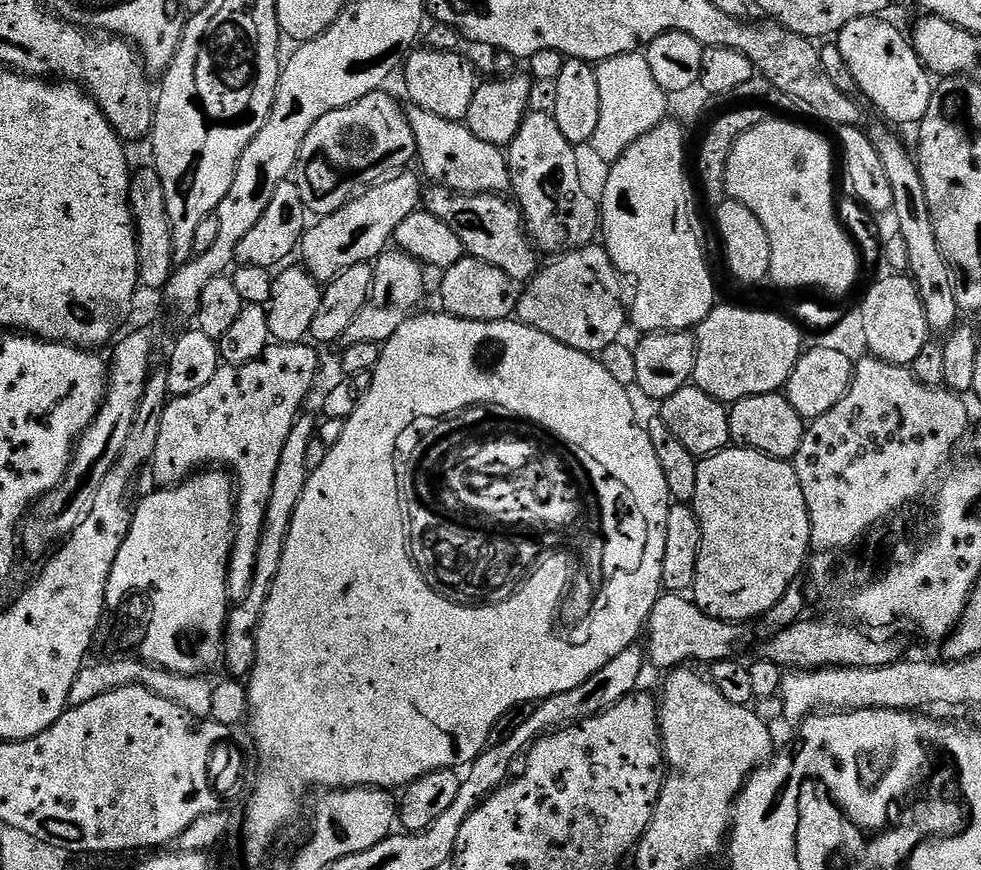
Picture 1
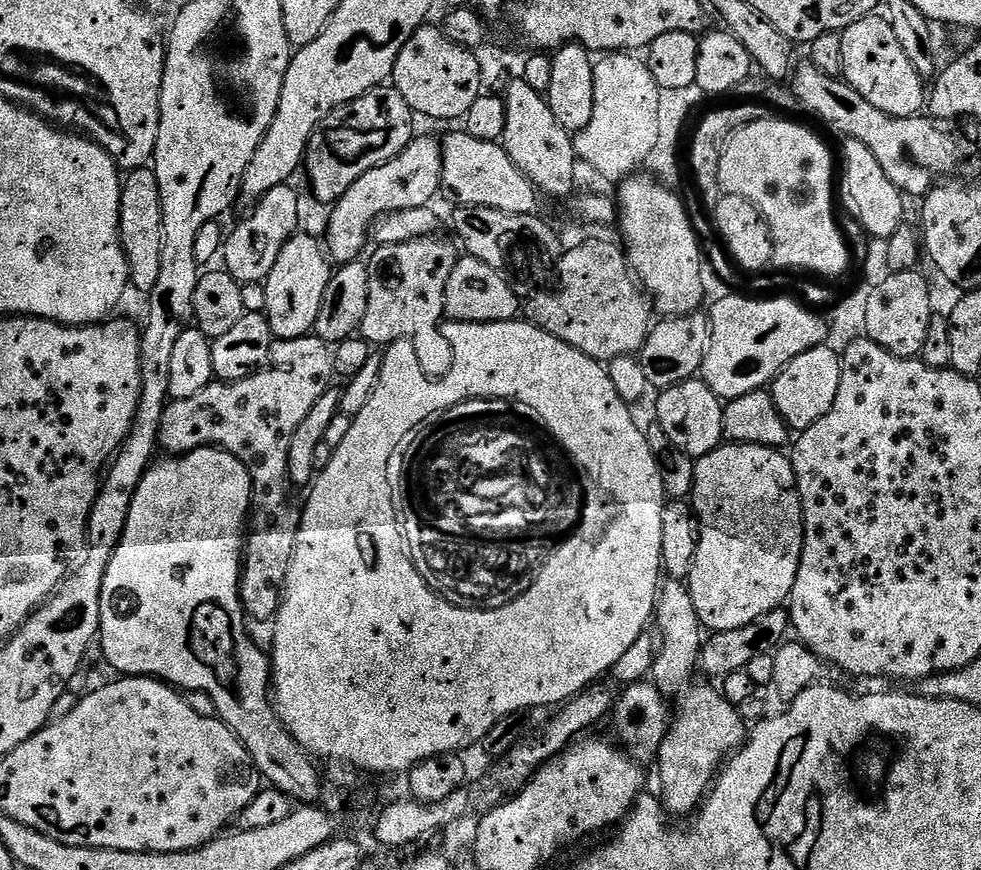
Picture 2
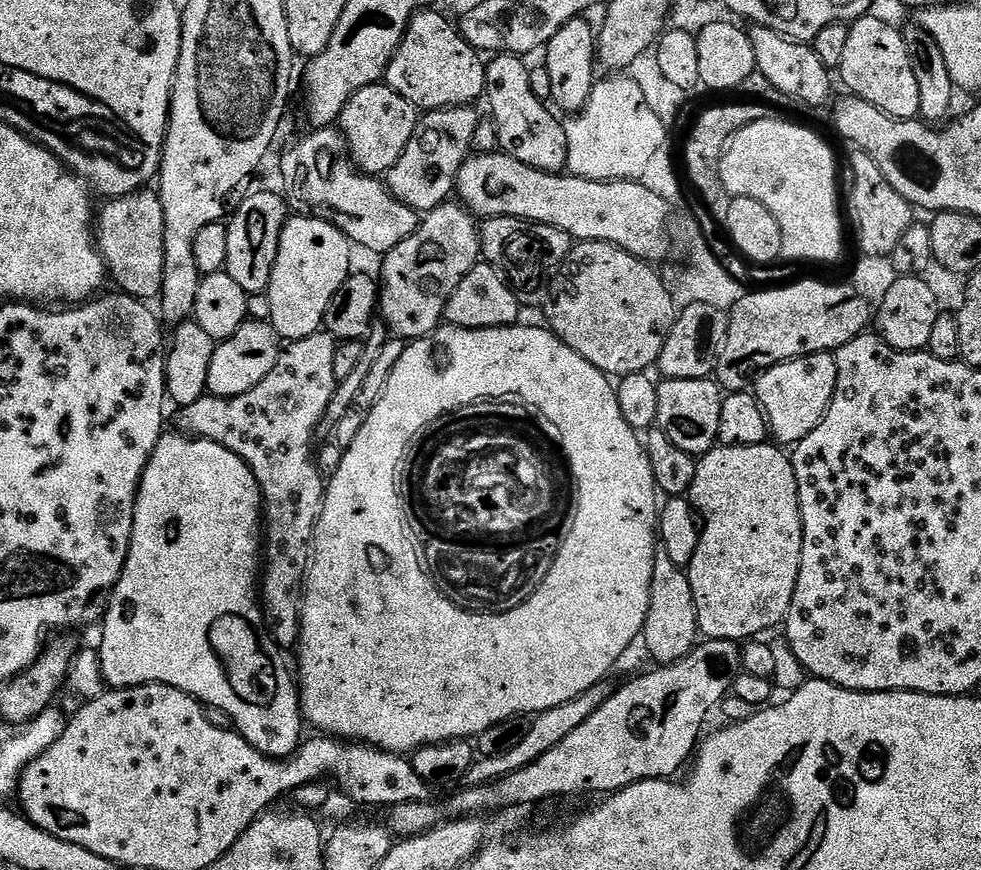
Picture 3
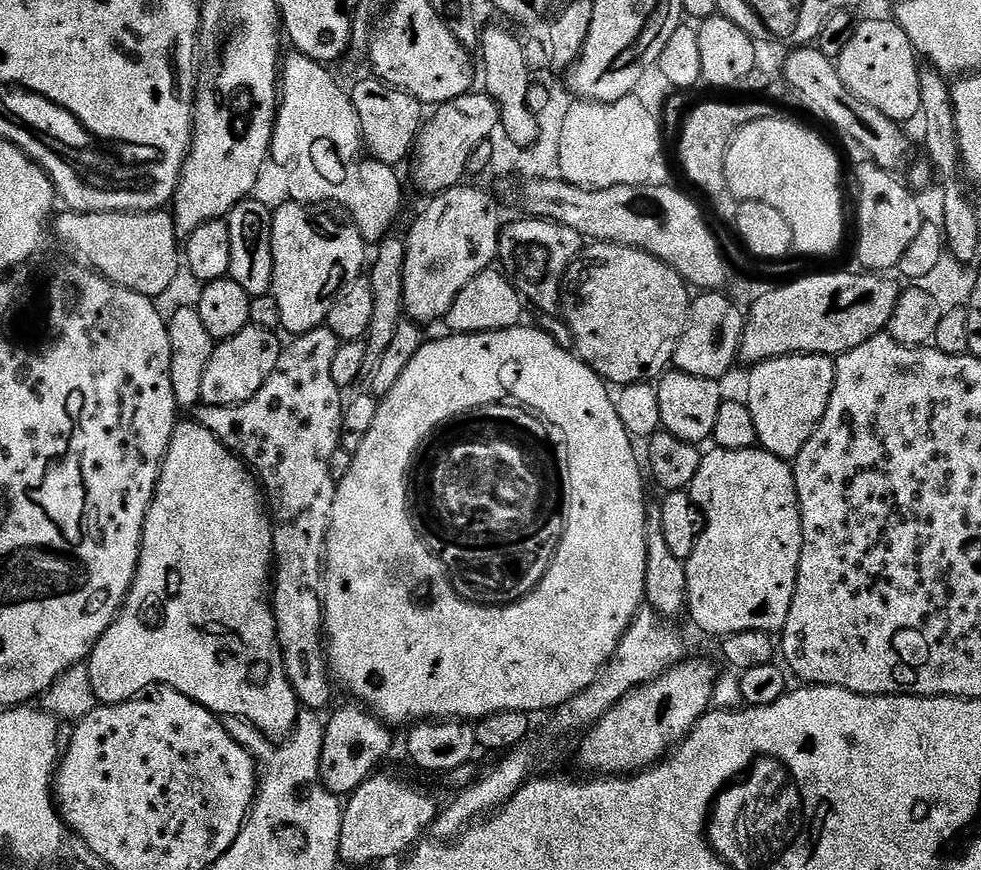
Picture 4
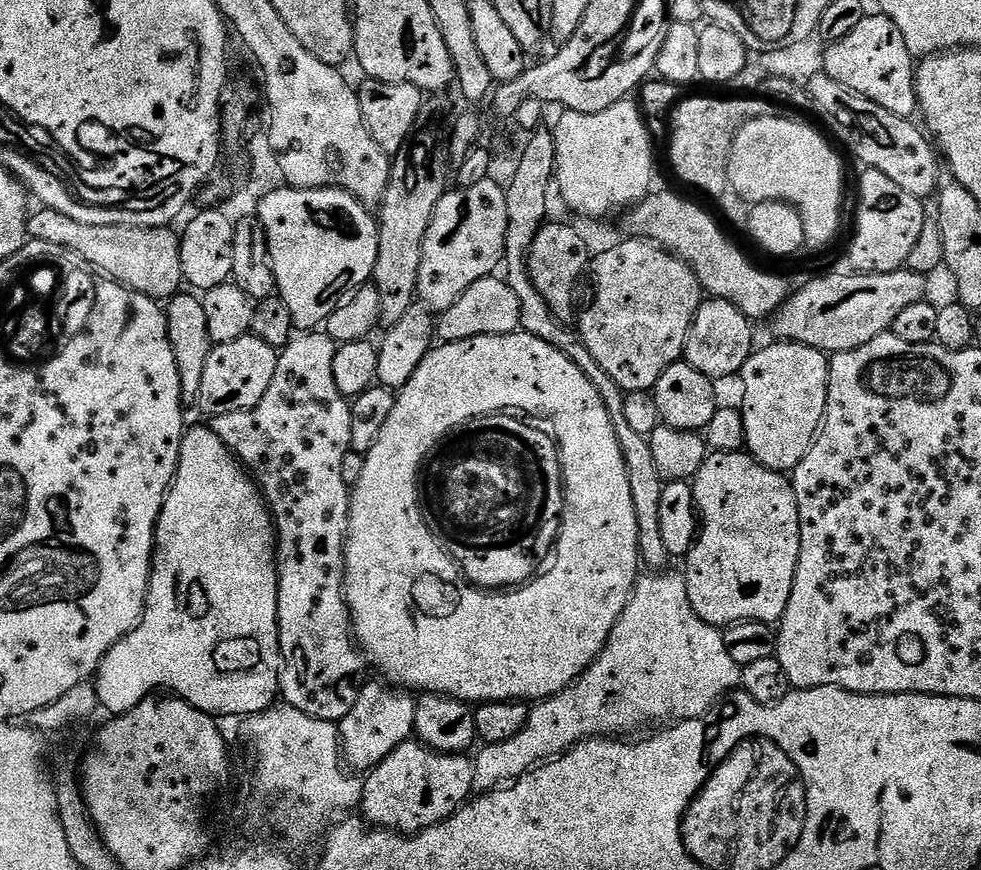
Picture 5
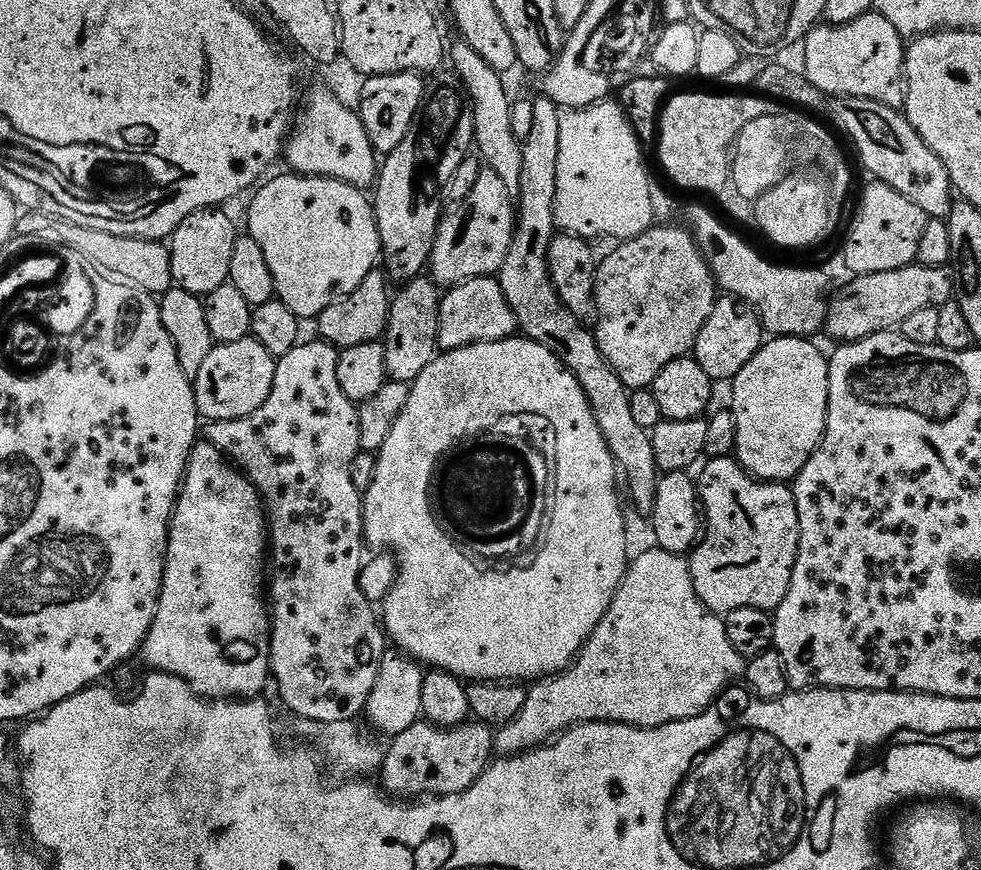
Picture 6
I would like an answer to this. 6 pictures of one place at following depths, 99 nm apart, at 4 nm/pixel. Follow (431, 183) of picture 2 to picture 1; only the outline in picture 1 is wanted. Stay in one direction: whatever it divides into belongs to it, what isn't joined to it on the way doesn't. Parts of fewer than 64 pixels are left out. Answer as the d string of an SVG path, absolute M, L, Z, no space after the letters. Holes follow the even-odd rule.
M405 170L391 178L385 178L365 189L362 194L352 197L348 203L334 210L329 216L319 217L316 225L309 227L304 235L300 237L298 256L301 256L303 267L318 282L327 282L335 276L341 276L350 266L367 264L375 261L393 243L398 225L406 218L410 218L412 212L417 211L422 204L422 187L420 188L421 177L411 176L411 171Z

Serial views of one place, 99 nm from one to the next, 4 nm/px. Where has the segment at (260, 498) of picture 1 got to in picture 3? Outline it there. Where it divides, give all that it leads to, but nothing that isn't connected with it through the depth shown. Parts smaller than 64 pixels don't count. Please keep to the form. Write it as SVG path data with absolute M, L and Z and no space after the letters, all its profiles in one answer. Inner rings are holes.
M326 330L315 332L305 340L291 341L281 351L274 370L270 370L270 374L266 374L266 378L262 378L262 382L258 382L254 390L246 390L246 394L237 396L205 394L198 398L198 402L190 402L190 406L179 409L178 412L181 424L179 427L189 437L213 440L226 446L231 452L238 454L238 458L242 458L246 466L250 466L258 482L262 497L262 520L266 525L266 571L262 576L264 622L268 626L269 634L284 650L295 649L300 639L302 593L306 587L316 523L324 509L326 477L316 465L314 445L318 440L316 427L322 422L326 406L330 406L330 398L334 398L338 383L334 374L334 354L337 347L336 337Z

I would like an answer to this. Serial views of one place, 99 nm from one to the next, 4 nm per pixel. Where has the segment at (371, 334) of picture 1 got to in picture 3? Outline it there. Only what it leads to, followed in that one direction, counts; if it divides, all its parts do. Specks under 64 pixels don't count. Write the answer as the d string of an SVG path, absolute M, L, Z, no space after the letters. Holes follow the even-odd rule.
M456 202L432 209L406 242L398 242L382 258L378 312L389 333L405 342L431 337L441 327L450 294L481 260L477 217Z

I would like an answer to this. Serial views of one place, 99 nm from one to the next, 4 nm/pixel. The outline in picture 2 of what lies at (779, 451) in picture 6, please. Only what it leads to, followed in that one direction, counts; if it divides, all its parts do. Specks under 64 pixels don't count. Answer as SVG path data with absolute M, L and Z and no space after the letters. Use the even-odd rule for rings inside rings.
M825 343L820 344L806 350L806 354L798 354L798 358L791 360L772 381L772 397L789 429L803 430L814 426L814 422L834 406L834 398L838 398L838 382L842 378L840 357L841 353L828 348Z

